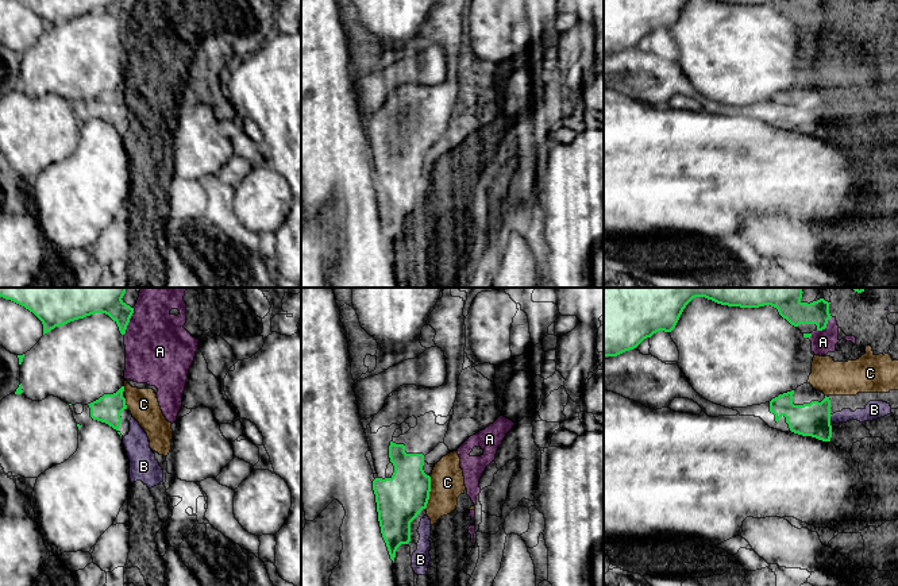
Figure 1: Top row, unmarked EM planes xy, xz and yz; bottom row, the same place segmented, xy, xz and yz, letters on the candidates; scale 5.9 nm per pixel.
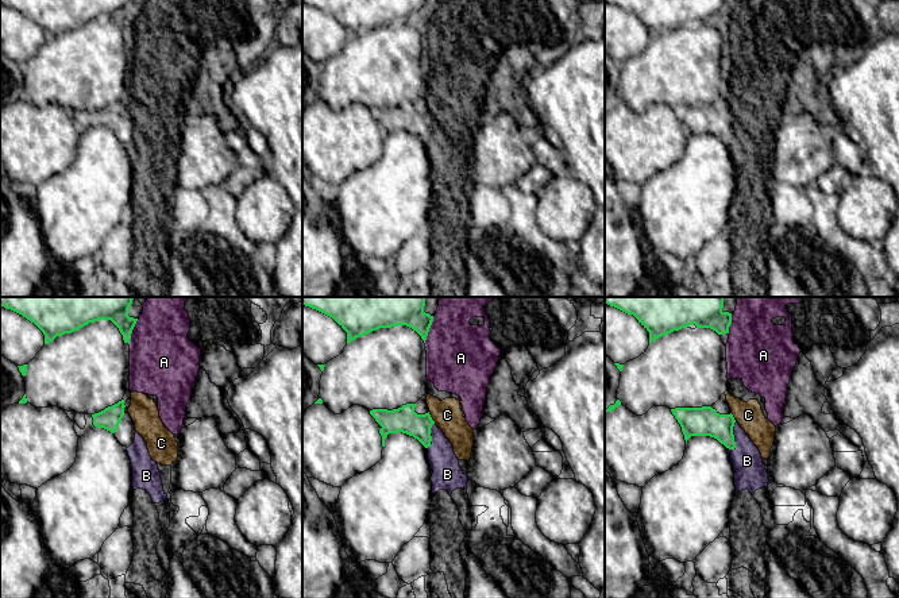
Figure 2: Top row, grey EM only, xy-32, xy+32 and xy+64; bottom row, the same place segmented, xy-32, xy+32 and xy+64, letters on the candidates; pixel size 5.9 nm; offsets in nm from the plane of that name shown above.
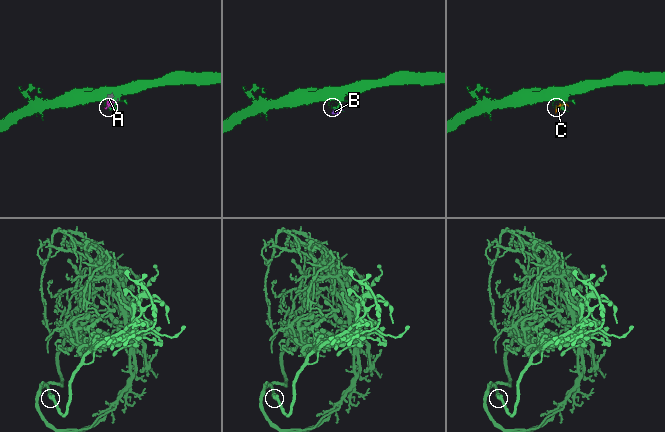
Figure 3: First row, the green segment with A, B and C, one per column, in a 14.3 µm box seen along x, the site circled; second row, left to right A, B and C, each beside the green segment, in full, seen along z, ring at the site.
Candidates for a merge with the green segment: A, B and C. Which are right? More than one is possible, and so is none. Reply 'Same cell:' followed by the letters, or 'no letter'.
Same cell: no letter

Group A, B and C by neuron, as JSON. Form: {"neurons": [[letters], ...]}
{"neurons": [["A", "B", "C"]]}

